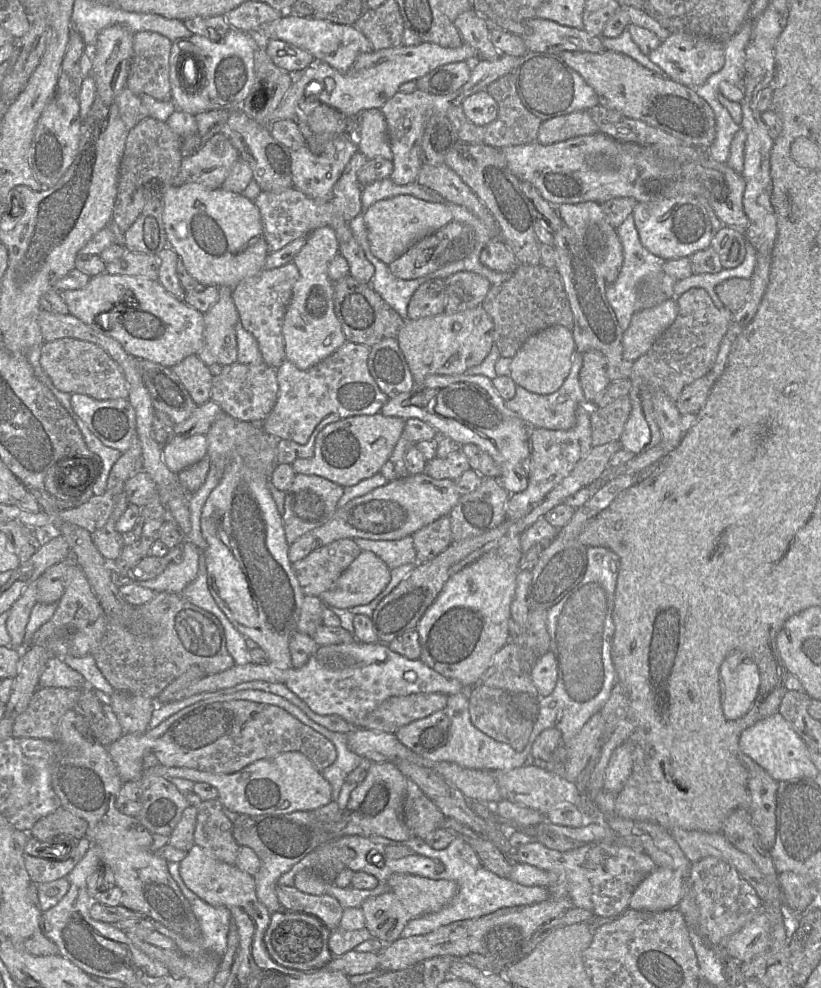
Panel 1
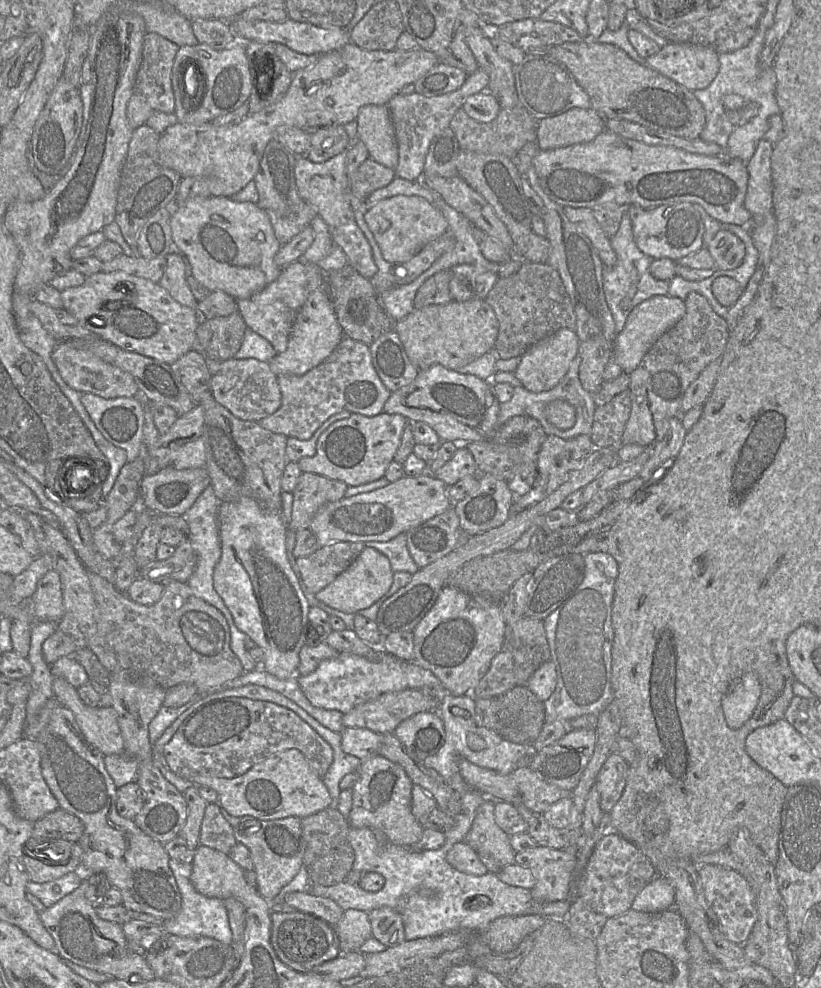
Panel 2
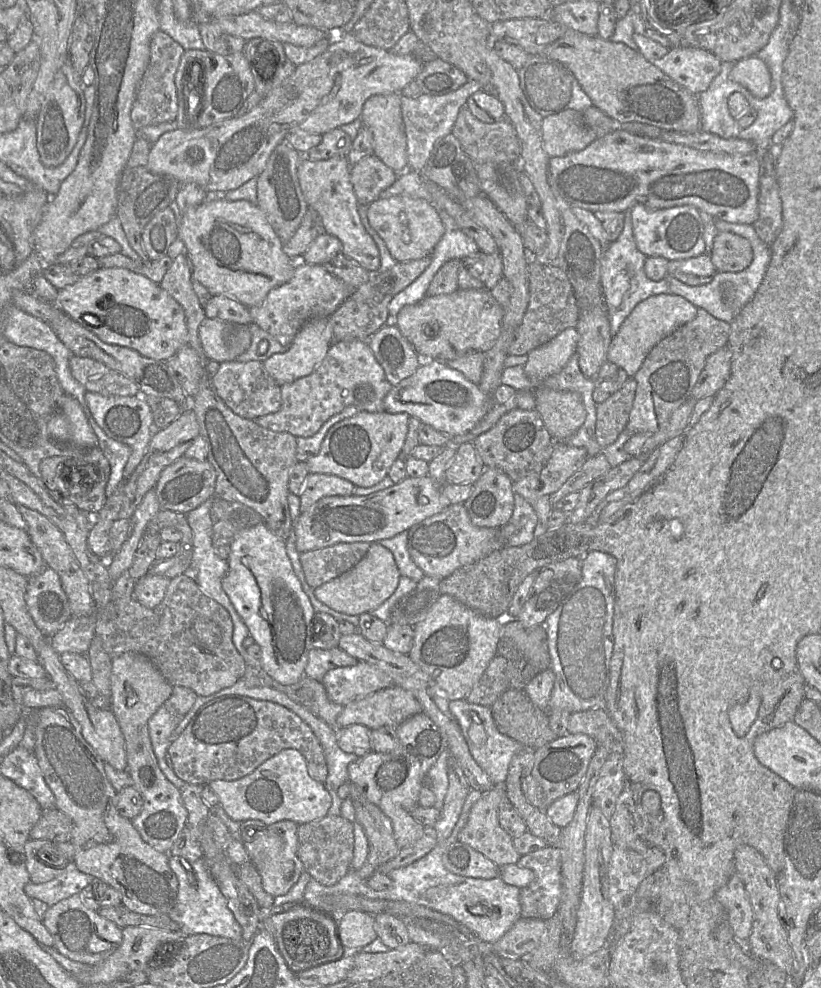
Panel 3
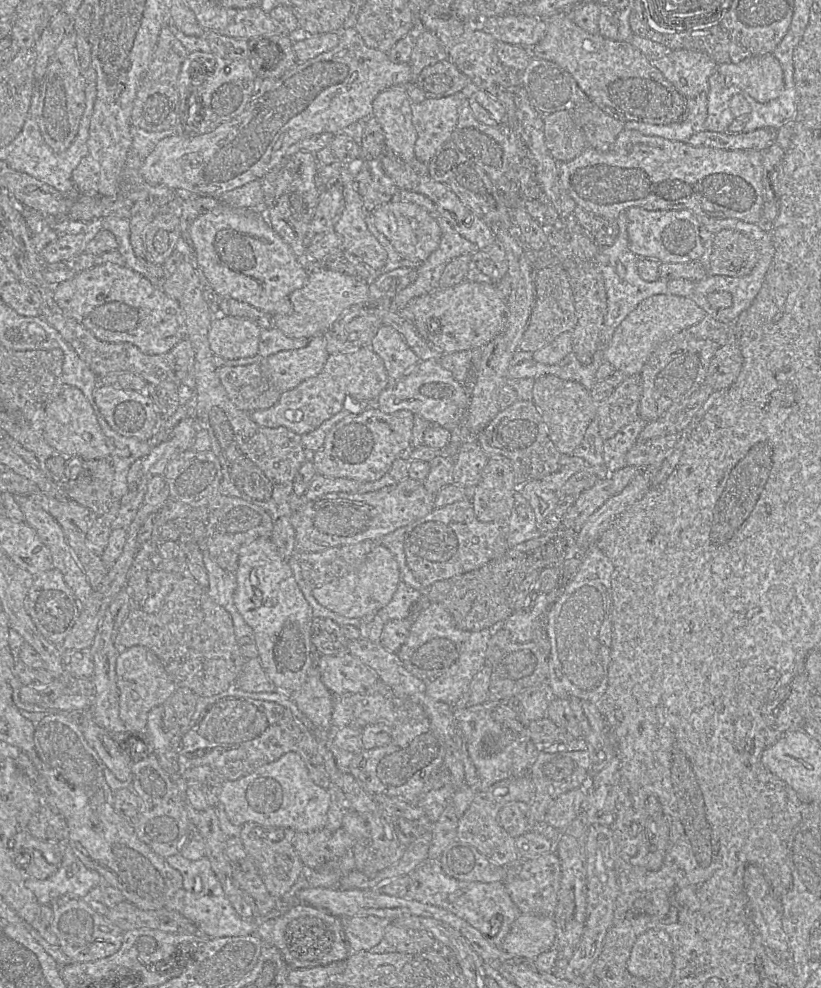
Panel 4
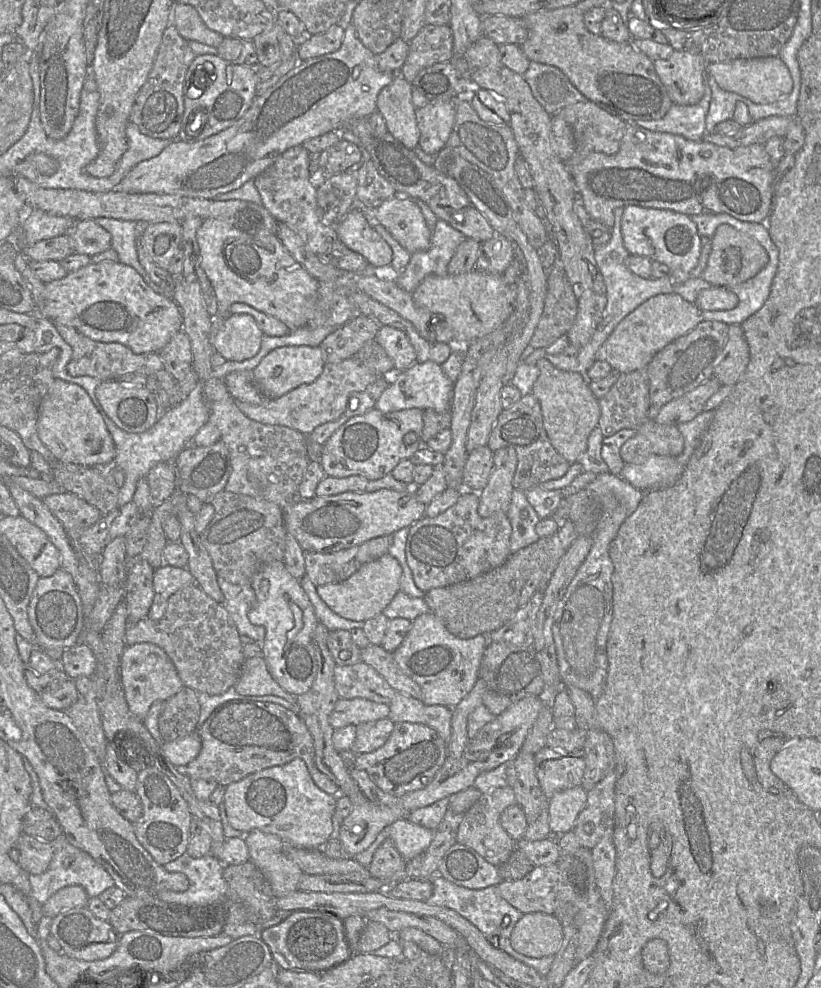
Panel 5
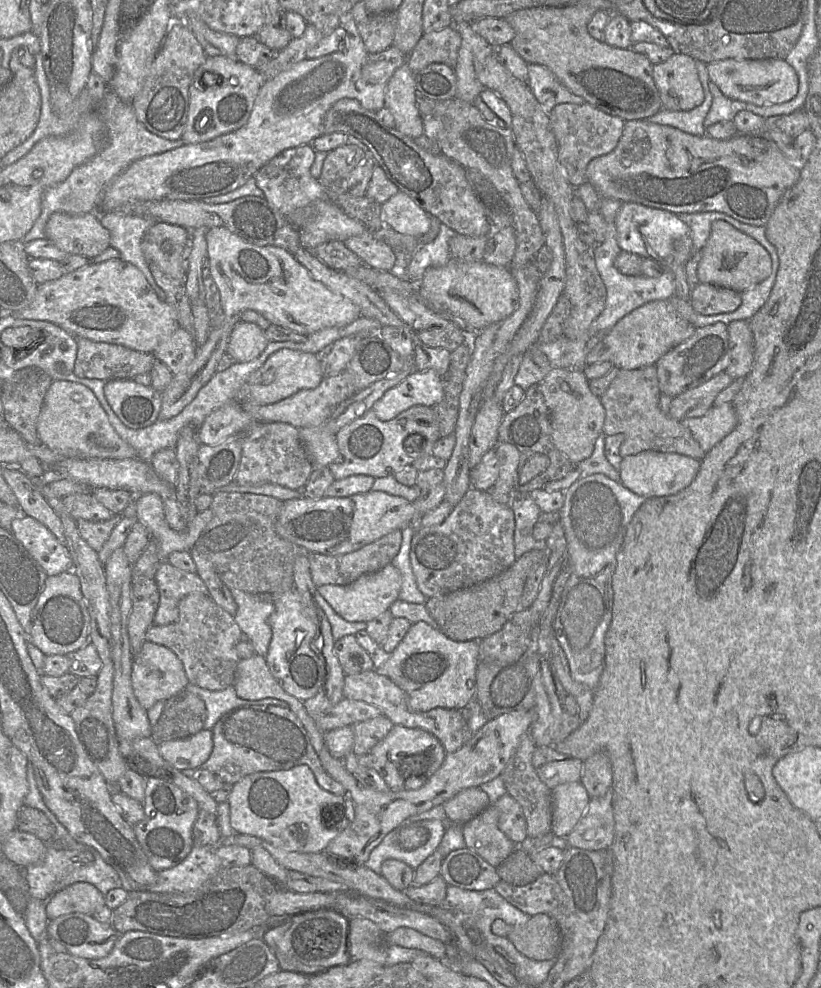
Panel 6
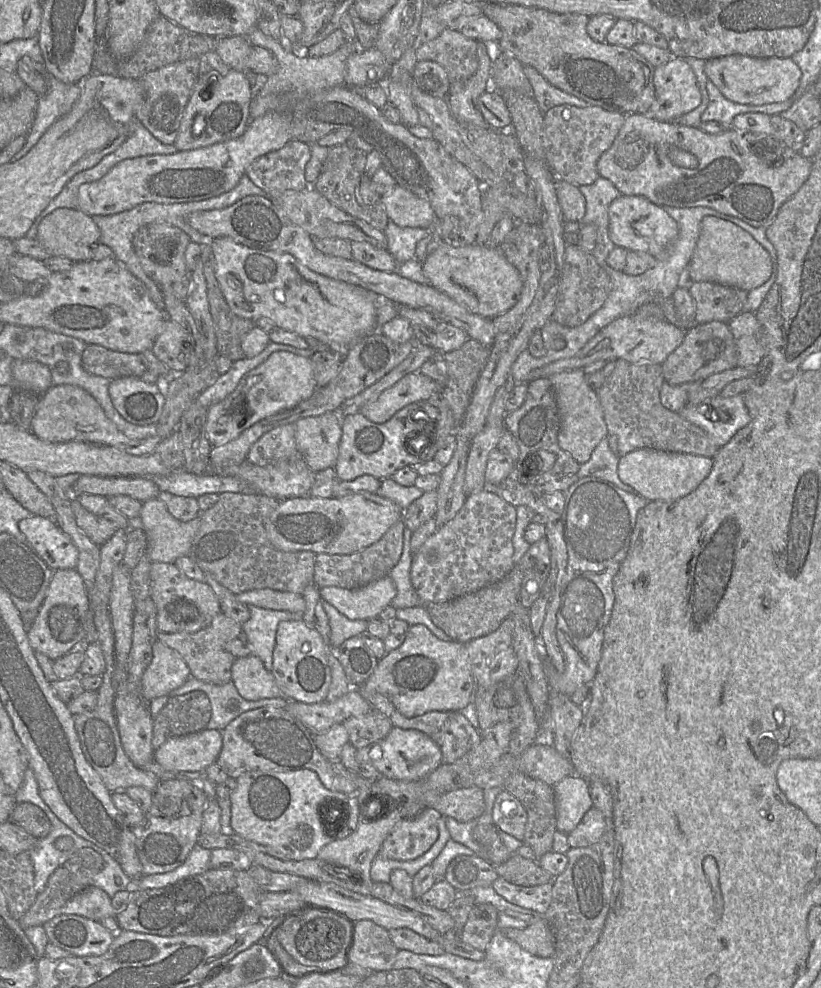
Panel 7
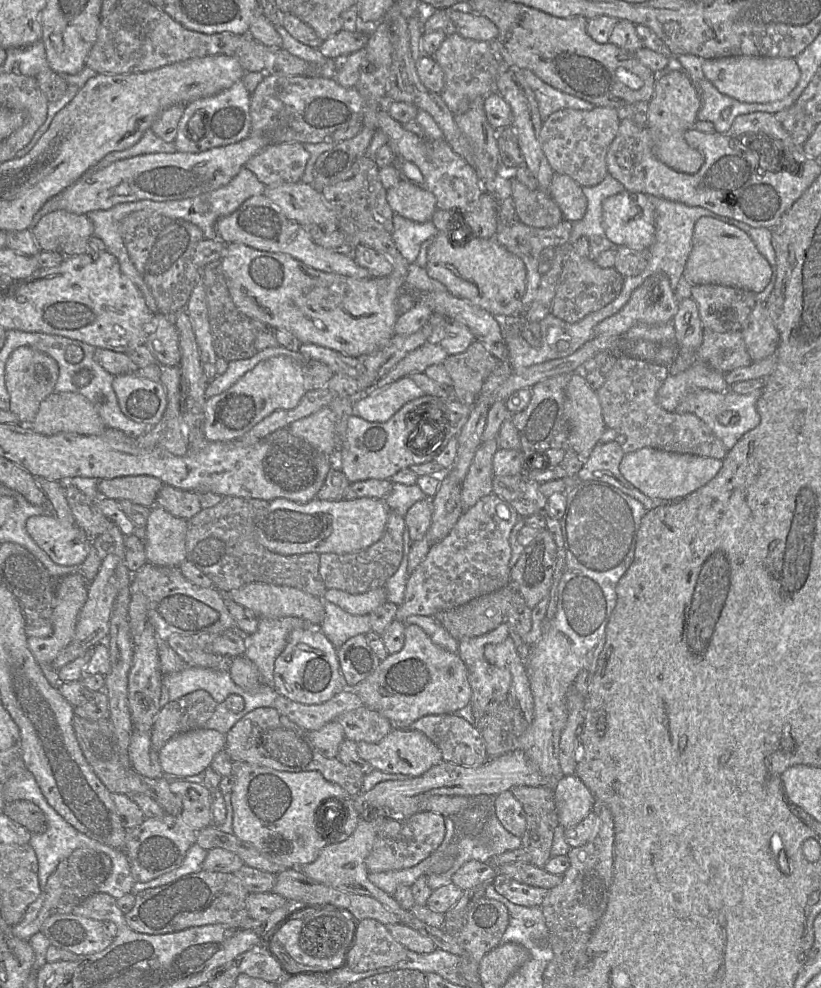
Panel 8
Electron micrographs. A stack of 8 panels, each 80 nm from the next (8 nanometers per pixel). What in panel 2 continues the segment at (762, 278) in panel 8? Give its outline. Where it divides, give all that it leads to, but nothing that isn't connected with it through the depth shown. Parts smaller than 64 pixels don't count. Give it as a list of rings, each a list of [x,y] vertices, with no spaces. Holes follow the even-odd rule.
[[[723,228],[715,234],[706,248],[718,270],[737,268],[745,256],[745,245],[742,240]]]

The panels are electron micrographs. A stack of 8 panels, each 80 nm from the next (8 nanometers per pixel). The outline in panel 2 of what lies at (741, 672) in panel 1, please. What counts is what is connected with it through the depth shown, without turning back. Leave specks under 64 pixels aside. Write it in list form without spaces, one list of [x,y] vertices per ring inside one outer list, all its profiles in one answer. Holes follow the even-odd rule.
[[[747,672],[724,696],[722,708],[727,724],[740,728],[753,714],[761,695],[761,684],[756,673]]]

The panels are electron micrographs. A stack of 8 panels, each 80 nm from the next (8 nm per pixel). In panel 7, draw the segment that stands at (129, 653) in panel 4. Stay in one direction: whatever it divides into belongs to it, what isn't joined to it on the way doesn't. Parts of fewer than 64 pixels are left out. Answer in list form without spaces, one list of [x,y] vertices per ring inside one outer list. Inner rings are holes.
[[[157,640],[152,647],[153,657],[141,679],[141,696],[147,703],[182,686],[190,670],[174,649]]]

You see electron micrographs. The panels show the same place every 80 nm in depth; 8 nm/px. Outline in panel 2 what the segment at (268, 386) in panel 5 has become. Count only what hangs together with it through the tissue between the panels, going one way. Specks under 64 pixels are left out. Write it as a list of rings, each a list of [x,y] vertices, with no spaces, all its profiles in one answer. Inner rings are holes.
[[[317,288],[309,293],[297,315],[287,350],[269,362],[271,370],[276,375],[304,375],[328,359],[344,338],[328,289]]]

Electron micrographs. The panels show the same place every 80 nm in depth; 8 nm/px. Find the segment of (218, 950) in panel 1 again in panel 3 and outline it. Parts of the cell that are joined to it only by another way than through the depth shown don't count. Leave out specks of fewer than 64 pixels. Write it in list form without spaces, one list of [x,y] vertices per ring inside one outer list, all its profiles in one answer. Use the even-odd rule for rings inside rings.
[[[179,856],[169,857],[169,866],[178,879],[176,903],[168,914],[184,935],[207,934],[232,940],[242,939],[242,928],[227,906],[227,901],[208,869],[205,860],[188,863]]]

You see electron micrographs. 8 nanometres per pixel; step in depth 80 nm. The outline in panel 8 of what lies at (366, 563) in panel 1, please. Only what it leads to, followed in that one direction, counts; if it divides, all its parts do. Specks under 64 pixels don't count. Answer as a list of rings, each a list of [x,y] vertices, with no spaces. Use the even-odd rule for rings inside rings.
[[[384,587],[361,594],[350,594],[338,589],[327,589],[322,598],[324,601],[329,601],[353,615],[370,614],[387,601]]]

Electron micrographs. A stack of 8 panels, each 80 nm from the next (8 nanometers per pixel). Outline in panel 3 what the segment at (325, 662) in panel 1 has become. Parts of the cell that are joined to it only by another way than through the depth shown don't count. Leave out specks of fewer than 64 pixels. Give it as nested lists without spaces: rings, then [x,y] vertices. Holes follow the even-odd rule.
[[[358,661],[353,666],[329,670],[321,683],[325,687],[328,699],[341,706],[394,686],[388,674],[364,661]]]

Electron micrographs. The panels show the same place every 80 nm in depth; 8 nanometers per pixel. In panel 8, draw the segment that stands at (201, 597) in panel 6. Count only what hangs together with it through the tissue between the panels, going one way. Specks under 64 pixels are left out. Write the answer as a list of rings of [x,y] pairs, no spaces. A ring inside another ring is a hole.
[[[201,633],[196,635],[172,635],[166,640],[187,666],[213,670],[229,670],[232,657],[213,653],[212,642],[221,633]]]

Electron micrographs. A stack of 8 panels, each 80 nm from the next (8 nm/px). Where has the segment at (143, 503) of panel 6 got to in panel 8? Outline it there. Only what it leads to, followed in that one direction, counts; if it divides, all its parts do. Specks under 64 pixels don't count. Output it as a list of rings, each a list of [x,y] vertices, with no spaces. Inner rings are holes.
[[[153,505],[145,525],[146,560],[159,566],[176,566],[186,560],[187,520]]]

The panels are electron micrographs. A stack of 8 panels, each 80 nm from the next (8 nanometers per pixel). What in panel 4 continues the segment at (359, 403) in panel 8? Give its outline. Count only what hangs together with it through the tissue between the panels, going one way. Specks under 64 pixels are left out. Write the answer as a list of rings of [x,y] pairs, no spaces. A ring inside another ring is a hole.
[[[439,360],[420,361],[407,374],[389,386],[380,394],[374,406],[384,413],[409,410],[428,420],[432,425],[449,431],[456,428],[467,415],[470,401],[470,386],[457,381],[450,371],[442,367]]]

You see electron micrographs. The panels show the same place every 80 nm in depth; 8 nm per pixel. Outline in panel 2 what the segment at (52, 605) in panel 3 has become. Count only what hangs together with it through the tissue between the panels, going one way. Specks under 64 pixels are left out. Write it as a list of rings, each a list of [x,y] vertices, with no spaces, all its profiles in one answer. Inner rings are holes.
[[[51,569],[38,581],[30,597],[33,606],[33,619],[57,623],[64,614],[63,592],[60,575]]]

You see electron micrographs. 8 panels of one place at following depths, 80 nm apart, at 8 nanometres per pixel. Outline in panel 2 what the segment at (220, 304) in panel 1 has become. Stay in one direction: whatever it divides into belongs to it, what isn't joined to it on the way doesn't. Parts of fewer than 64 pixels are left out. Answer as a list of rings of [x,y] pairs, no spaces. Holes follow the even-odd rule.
[[[239,311],[229,315],[207,319],[212,338],[205,351],[208,359],[225,361],[233,358],[239,350],[247,325]]]

